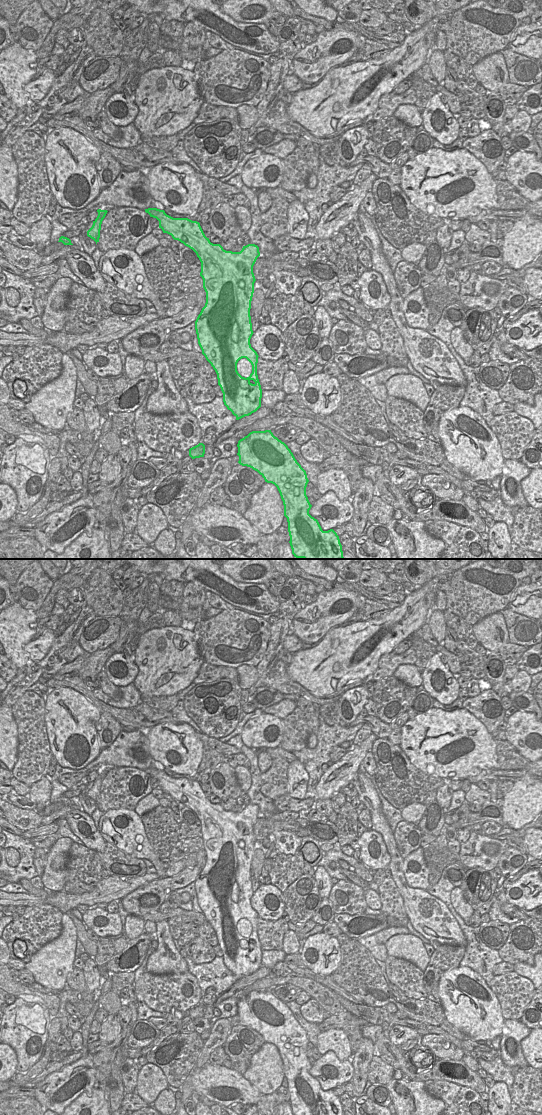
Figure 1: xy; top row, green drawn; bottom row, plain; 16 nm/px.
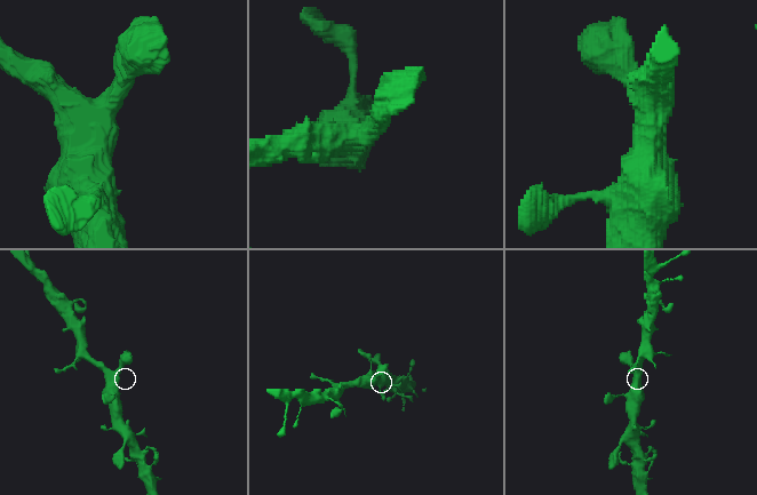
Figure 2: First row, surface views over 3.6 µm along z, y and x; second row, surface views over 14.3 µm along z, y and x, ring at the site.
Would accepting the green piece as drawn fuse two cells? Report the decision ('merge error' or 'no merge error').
merge error

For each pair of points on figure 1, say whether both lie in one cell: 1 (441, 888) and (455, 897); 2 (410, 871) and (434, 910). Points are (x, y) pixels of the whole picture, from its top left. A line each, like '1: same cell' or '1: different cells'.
1: different cells
2: different cells

